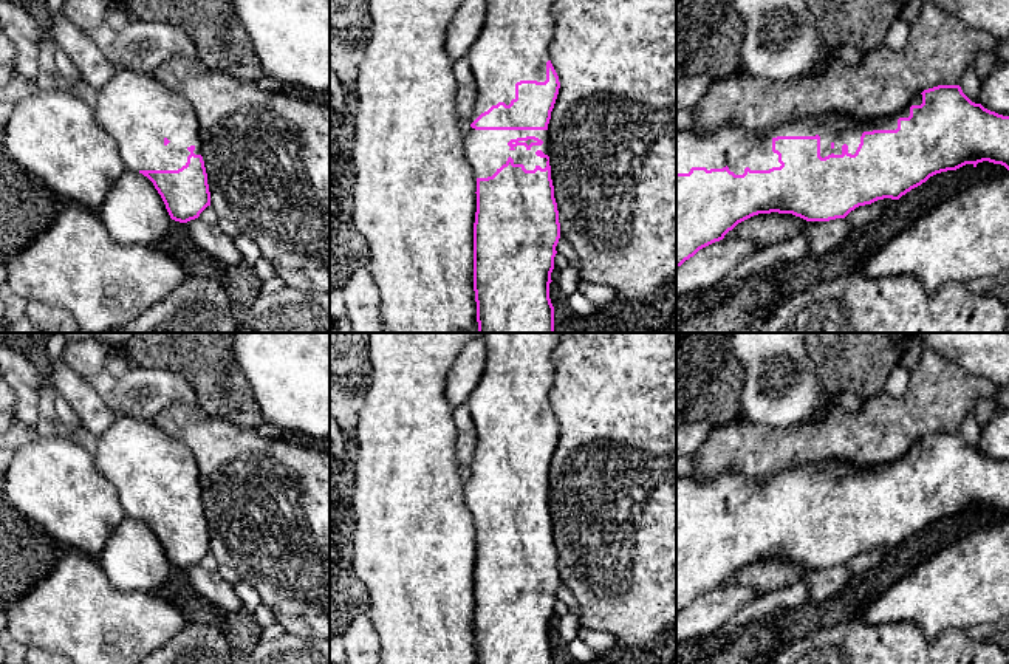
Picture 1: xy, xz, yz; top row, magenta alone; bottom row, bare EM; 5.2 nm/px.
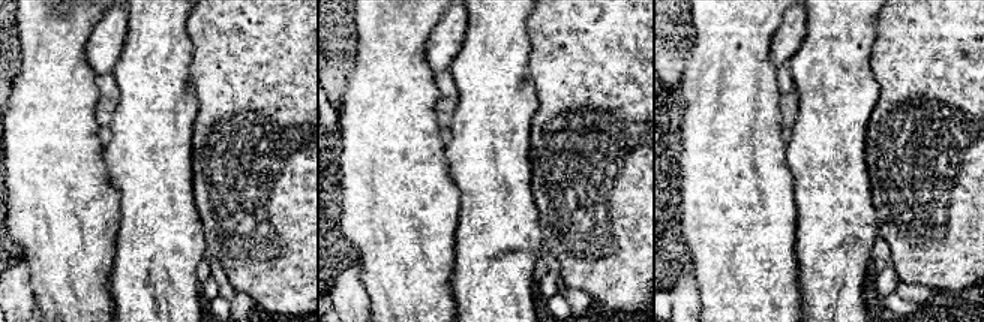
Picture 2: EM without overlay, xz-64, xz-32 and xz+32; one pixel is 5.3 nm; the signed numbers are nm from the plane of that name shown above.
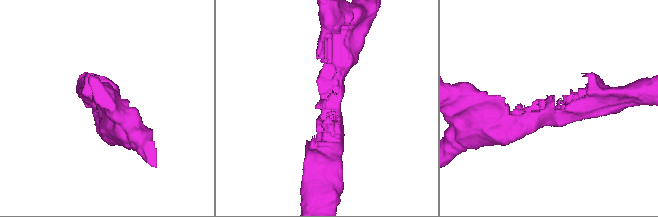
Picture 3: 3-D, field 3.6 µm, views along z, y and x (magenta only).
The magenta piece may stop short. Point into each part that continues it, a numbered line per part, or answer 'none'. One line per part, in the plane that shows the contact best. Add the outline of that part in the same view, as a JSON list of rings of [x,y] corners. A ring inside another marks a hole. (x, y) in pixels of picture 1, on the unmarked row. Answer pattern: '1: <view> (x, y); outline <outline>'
1: yz (731, 492); outline [[[922,441],[915,443],[901,458],[876,467],[857,467],[847,461],[826,461],[799,469],[788,469],[766,478],[746,478],[726,471],[709,483],[699,483],[692,475],[676,477],[676,520],[689,520],[692,514],[729,514],[735,522],[744,515],[769,517],[780,514],[778,501],[772,498],[777,483],[820,483],[820,503],[842,501],[842,492],[854,501],[864,478],[896,477],[899,464],[910,463],[912,452],[921,452]]]

